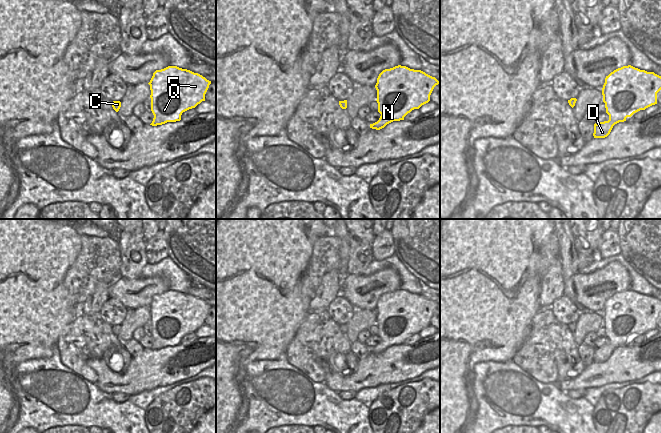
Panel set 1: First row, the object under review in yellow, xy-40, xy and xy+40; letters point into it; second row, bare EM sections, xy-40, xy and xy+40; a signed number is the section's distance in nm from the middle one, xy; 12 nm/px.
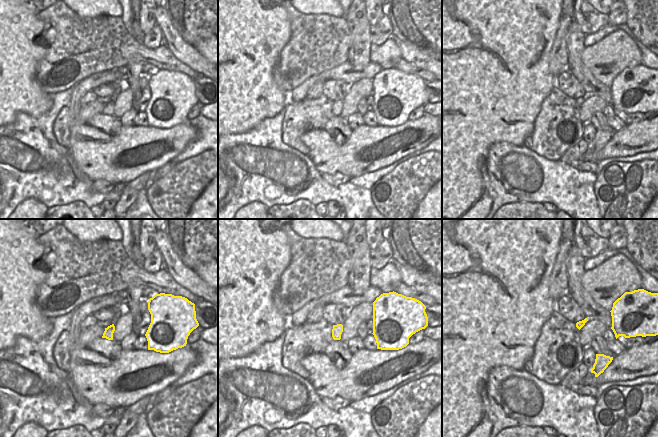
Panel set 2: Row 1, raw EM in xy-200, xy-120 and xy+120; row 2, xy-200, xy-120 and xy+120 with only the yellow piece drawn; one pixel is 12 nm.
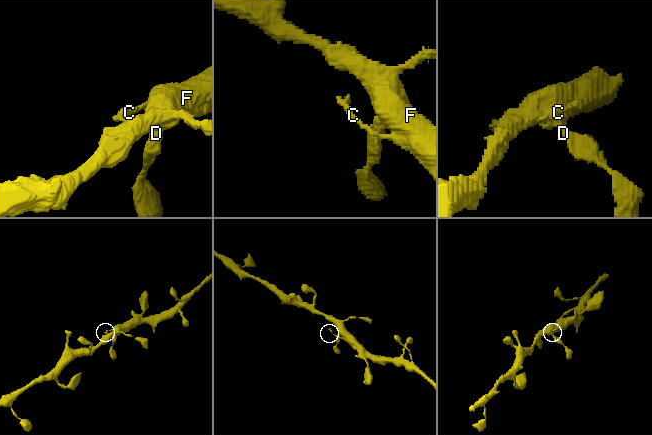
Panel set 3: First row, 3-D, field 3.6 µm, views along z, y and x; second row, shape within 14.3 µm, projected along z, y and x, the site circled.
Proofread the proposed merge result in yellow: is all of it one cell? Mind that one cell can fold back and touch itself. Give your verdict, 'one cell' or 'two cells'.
one cell

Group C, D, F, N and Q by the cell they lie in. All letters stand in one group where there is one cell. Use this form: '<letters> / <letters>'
C D F N Q

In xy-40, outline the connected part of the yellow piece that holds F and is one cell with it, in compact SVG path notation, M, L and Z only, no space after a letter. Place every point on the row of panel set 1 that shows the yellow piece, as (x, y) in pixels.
M168 66L156 70L148 84L154 115L150 125L157 126L180 121L183 112L205 101L211 81L190 70Z

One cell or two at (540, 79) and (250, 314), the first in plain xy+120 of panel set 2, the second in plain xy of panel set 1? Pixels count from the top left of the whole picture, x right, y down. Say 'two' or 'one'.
one

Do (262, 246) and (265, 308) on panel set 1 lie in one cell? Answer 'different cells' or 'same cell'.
same cell

